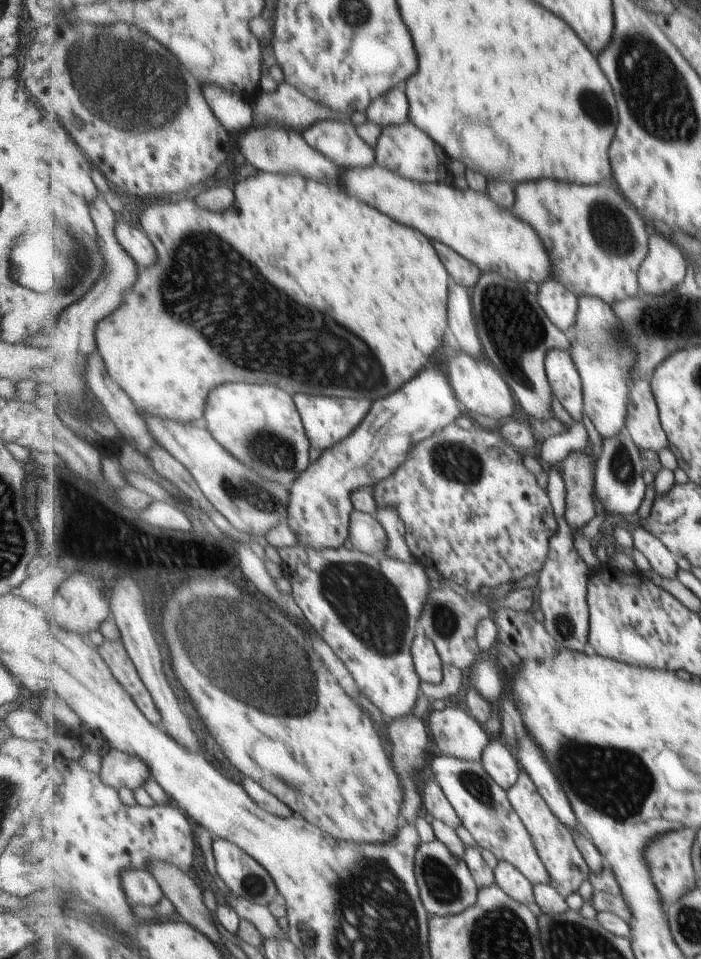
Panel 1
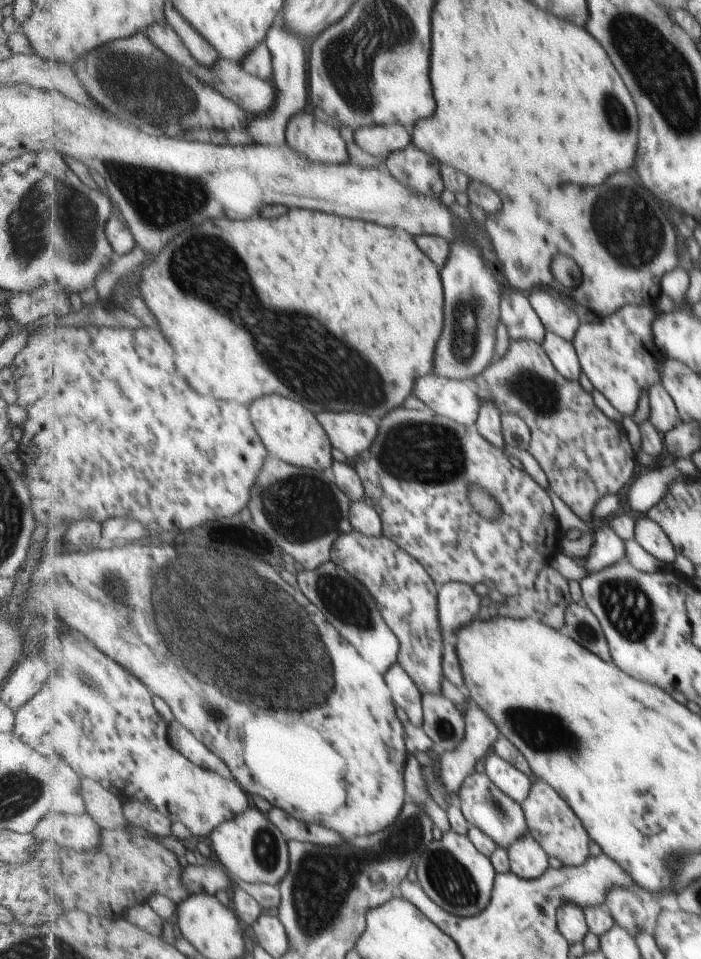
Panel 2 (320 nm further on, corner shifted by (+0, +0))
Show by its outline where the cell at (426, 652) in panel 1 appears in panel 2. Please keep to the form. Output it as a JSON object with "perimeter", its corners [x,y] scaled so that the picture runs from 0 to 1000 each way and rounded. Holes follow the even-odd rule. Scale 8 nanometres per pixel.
{"perimeter":[[[641,607],[626,615],[625,632],[635,666],[643,668],[659,653],[682,644],[686,623],[675,610],[662,607]]]}

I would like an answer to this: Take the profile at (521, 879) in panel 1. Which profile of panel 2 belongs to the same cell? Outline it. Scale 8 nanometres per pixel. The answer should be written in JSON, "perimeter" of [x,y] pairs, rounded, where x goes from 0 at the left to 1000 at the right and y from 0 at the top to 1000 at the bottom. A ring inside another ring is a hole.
{"perimeter":[[[752,870],[749,874],[740,874],[725,886],[729,908],[740,916],[763,918],[775,914],[783,907],[783,892],[775,886],[775,882],[760,874],[760,870]]]}

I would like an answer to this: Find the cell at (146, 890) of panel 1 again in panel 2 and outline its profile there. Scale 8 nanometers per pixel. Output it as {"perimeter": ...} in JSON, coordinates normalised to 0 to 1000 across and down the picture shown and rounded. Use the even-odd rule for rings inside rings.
{"perimeter":[[[64,849],[43,867],[58,879],[84,881],[94,885],[144,886],[146,864],[126,849]]]}

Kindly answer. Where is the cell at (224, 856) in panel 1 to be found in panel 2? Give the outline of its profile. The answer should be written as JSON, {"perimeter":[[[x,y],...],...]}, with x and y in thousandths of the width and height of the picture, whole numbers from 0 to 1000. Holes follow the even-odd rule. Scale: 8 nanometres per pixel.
{"perimeter":[[[355,843],[355,845],[350,845],[350,848],[314,860],[294,877],[301,882],[307,896],[317,900],[338,919],[399,923],[414,910],[411,875],[387,857],[381,848],[375,848],[367,843]]]}

